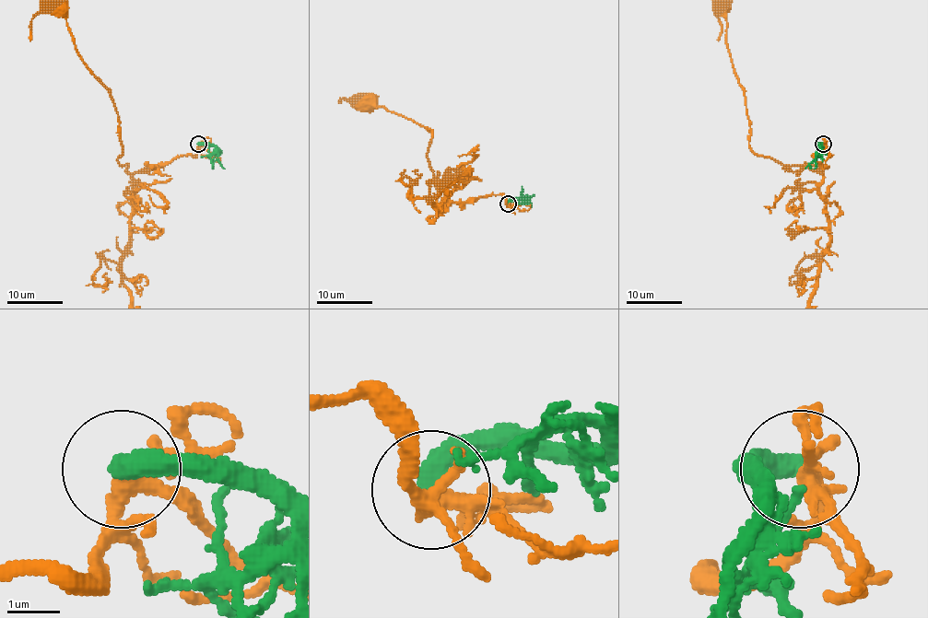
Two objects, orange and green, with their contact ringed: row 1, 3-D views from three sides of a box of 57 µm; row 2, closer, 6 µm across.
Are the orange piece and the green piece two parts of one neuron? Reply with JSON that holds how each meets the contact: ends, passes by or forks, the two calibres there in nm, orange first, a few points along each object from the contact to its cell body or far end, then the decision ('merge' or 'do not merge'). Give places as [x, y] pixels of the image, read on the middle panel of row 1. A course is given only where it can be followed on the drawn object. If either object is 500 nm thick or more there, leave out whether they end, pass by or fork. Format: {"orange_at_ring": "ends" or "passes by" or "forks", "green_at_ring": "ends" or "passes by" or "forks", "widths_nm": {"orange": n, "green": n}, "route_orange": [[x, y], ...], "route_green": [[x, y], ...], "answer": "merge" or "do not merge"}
{"orange_at_ring": "forks", "green_at_ring": "ends", "widths_nm": {"orange": 280, "green": 440}, "route_orange": [[508, 204], [500, 194], [439, 203], [427, 157], [430, 129], [384, 107], [376, 107], [376, 100], [370, 100]], "route_green": [[508, 204], [511, 200], [524, 200], [522, 186]], "answer": "do not merge"}

